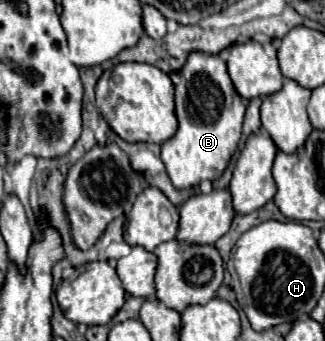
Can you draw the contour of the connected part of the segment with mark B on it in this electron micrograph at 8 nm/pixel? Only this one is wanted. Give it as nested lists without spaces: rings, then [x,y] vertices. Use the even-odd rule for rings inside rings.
[[[192,53],[184,69],[180,71],[180,77],[186,83],[186,99],[176,107],[180,127],[174,137],[162,143],[160,157],[166,165],[166,173],[174,189],[192,189],[206,179],[220,179],[220,175],[224,173],[242,135],[246,103],[234,91],[226,63],[220,59],[220,55]]]

